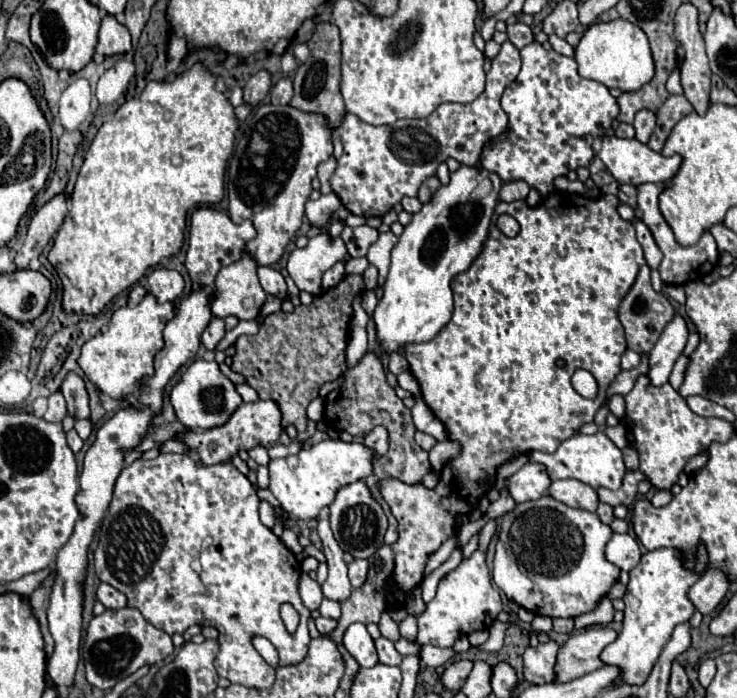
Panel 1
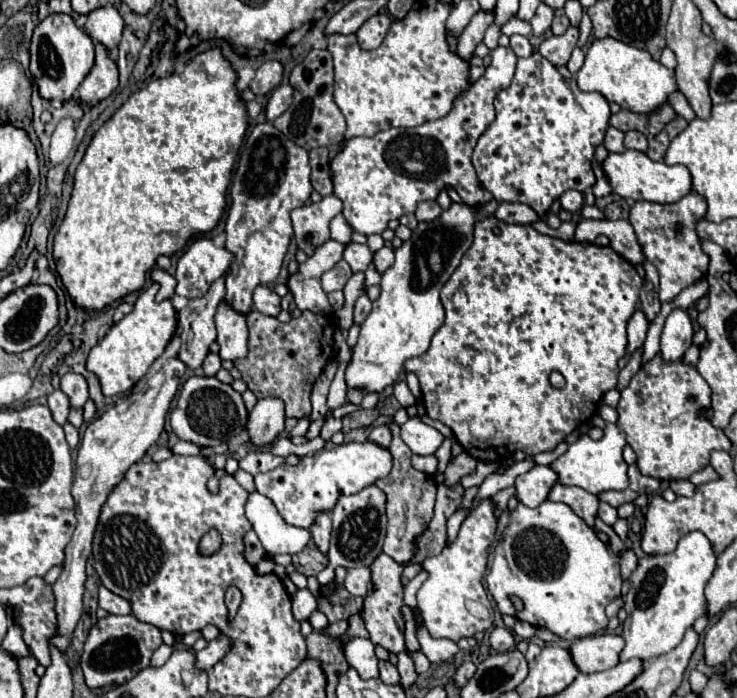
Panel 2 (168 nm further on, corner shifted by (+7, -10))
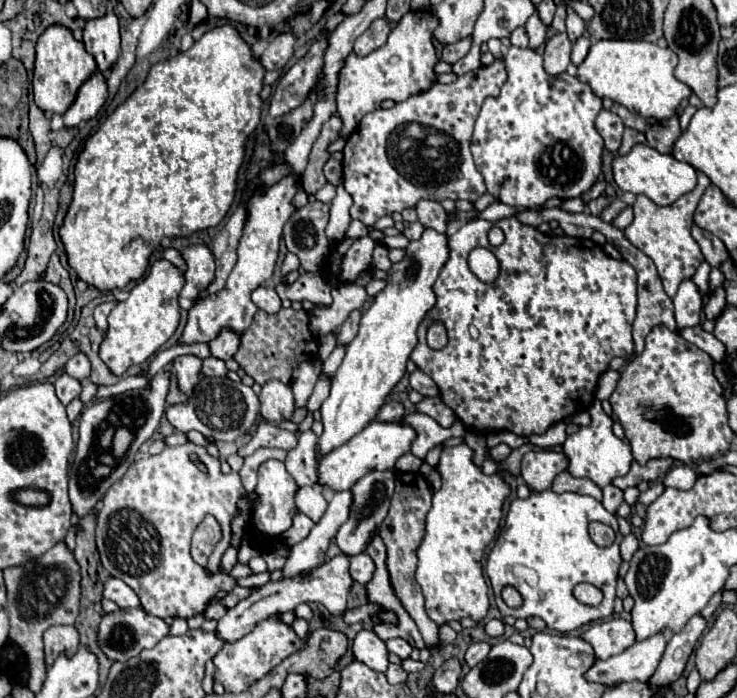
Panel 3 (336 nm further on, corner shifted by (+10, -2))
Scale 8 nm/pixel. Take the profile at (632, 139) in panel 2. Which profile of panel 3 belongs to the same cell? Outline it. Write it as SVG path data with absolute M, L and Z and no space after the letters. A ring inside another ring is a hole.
M625 128L625 134L623 134L623 142L621 142L619 154L627 154L627 152L631 150L633 144L645 144L645 134L639 132L639 130L633 130L633 128Z

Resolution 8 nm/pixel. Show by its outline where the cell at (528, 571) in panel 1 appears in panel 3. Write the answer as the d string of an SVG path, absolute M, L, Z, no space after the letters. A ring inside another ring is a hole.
M543 490L543 492L531 492L531 496L525 500L515 498L509 506L505 526L499 532L485 566L501 614L515 618L537 616L545 620L547 628L557 630L561 634L577 630L589 622L609 618L613 614L617 570L621 562L619 556L621 538L623 536L619 534L617 528L617 516L609 514L603 508L603 504L591 496L581 496L573 492L557 494L553 490ZM591 520L609 524L617 532L617 540L611 544L611 548L601 548L591 540L587 532ZM581 582L589 582L605 594L599 606L581 604L573 596L573 588ZM507 584L515 586L521 592L523 596L521 608L509 608L501 600L501 588Z

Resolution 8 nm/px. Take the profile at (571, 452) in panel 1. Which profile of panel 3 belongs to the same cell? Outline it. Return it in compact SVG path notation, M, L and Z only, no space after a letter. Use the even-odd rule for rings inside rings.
M595 400L591 404L589 414L593 416L591 426L583 426L583 428L579 428L577 434L567 436L567 440L563 444L563 454L569 458L569 466L567 466L569 474L573 474L577 478L589 478L599 488L603 488L603 486L611 484L613 478L625 476L629 472L633 454L629 450L629 444L623 442L623 440L619 440L613 434L613 420L603 412L599 400Z

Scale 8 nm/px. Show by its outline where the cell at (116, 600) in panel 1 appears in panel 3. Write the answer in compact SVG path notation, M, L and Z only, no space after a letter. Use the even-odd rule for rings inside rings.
M107 578L103 584L103 598L113 600L119 608L139 608L139 598L137 594L117 578Z

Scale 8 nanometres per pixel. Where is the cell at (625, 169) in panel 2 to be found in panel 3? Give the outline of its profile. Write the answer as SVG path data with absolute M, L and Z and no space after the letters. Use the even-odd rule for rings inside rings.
M637 144L633 150L625 156L615 156L613 158L613 176L615 184L633 194L645 194L651 198L657 206L669 206L673 204L679 196L691 192L697 184L697 172L691 164L675 160L671 154L659 154L647 144Z

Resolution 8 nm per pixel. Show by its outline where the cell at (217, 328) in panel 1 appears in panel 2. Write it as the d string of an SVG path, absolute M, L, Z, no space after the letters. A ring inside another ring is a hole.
M208 354L206 356L206 360L204 360L204 374L206 376L216 376L216 372L222 368L222 364L220 364L222 360L220 360L220 356L218 354Z

